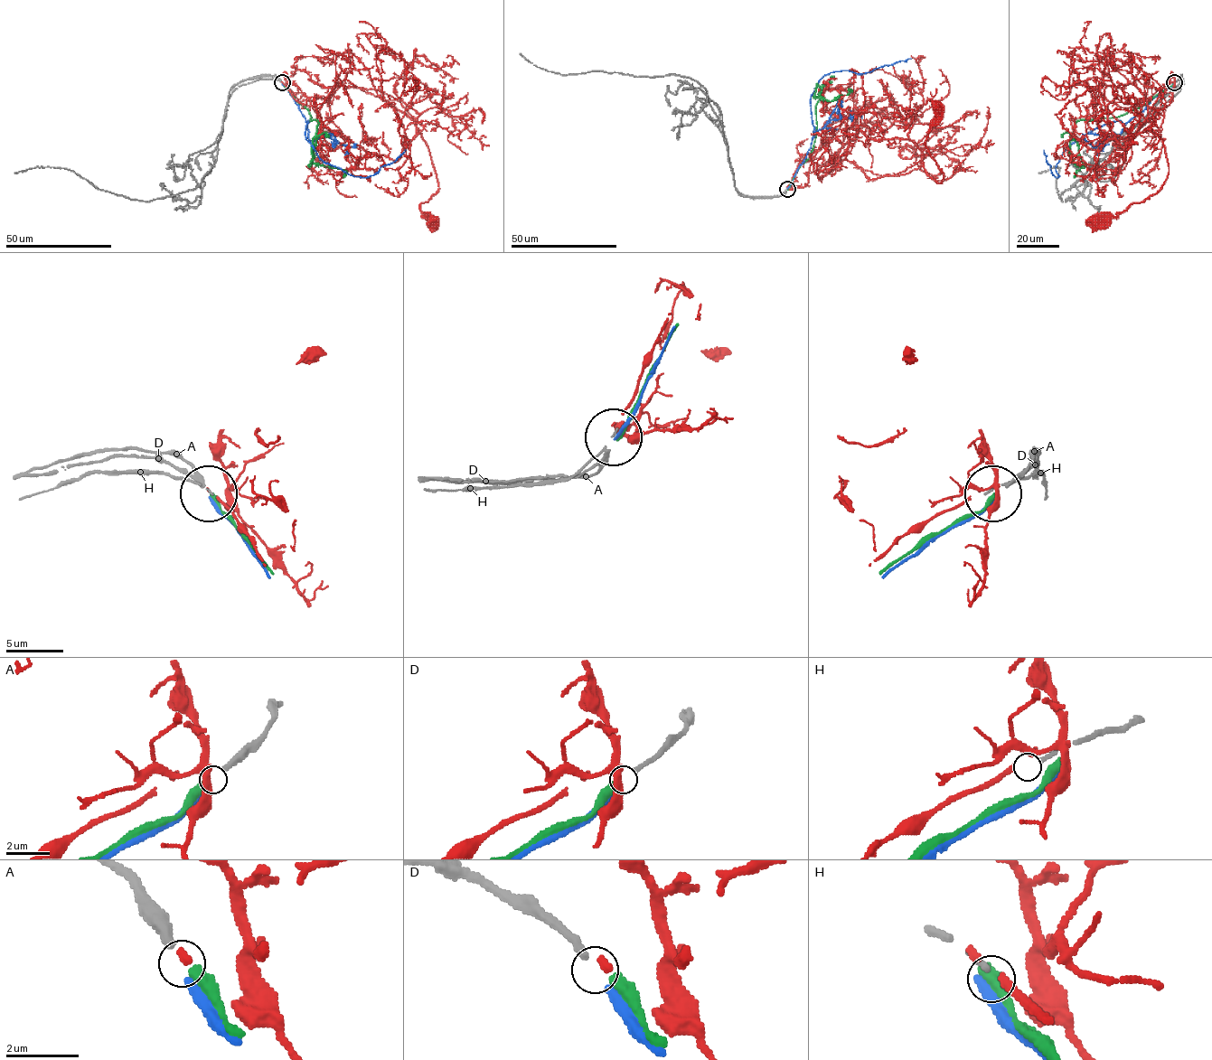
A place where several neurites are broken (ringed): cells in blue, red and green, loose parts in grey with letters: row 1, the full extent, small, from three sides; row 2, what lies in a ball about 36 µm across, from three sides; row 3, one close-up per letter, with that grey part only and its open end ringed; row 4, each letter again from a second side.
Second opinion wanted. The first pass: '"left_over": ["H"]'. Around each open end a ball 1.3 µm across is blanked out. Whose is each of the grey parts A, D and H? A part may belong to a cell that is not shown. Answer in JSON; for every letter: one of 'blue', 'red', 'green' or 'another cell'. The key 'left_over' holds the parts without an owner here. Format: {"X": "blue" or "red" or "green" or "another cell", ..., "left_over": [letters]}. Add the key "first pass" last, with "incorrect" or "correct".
{"A": "green", "D": "blue", "H": "another cell", "left_over": ["H"], "first pass": "correct"}

